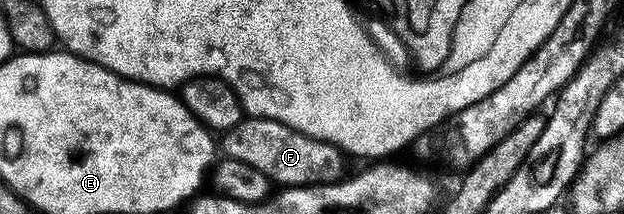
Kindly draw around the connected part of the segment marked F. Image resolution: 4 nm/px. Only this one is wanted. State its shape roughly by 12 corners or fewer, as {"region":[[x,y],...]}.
{"region":[[244,116],[226,156],[279,187],[331,185],[336,145],[280,121]]}

